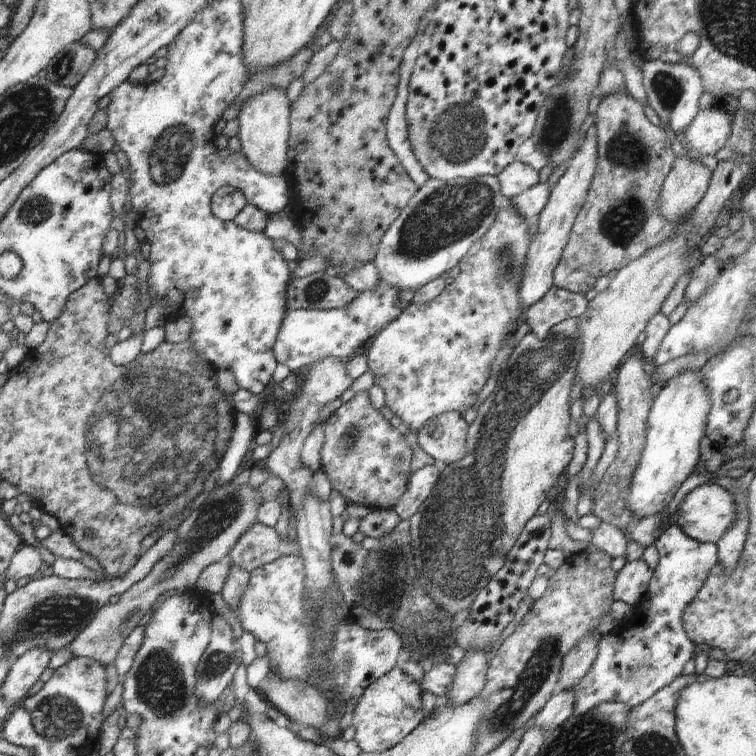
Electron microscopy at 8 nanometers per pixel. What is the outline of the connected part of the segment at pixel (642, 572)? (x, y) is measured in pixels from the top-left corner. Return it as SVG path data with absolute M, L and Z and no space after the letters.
M642 560L625 562L613 584L613 600L633 607L648 588L653 570Z

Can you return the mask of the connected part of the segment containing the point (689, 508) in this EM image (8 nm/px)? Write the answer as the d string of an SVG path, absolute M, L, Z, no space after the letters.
M710 481L699 485L684 497L673 521L694 540L716 545L736 519L737 508L734 497L726 489Z

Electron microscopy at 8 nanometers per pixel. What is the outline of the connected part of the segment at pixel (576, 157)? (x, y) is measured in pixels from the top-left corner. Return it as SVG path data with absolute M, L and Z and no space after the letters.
M592 125L581 142L578 151L572 156L570 166L553 185L548 204L539 214L540 224L537 233L532 236L526 255L523 277L519 286L521 311L524 312L542 298L553 285L553 272L560 262L562 251L568 242L576 215L587 199L587 194L596 172L597 165L597 128Z

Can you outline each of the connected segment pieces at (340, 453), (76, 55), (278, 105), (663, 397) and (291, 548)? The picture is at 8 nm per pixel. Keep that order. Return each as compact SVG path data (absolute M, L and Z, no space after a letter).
M359 392L335 410L326 420L325 441L322 447L322 468L331 488L346 499L347 504L369 504L376 509L391 509L406 492L412 451L409 441L385 420L378 409L370 403L368 392Z
M81 42L65 46L46 66L45 77L54 84L73 89L92 66L97 52Z
M269 89L253 96L241 108L238 115L239 130L237 133L241 142L241 152L258 172L284 177L288 162L290 113L290 103L283 89Z
M685 371L660 384L647 418L646 444L627 496L627 507L637 518L666 510L682 482L694 473L710 409L711 402L700 371Z
M260 523L252 525L229 552L227 560L249 573L255 568L271 563L286 555L298 555L301 551L297 540L278 535L274 527Z

